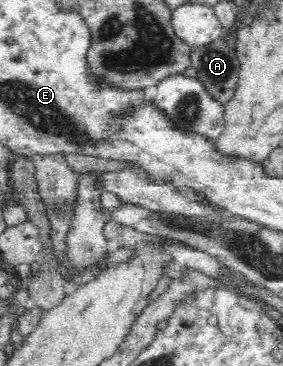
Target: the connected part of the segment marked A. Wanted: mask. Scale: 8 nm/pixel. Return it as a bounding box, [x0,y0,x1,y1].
[191,38,240,105]

